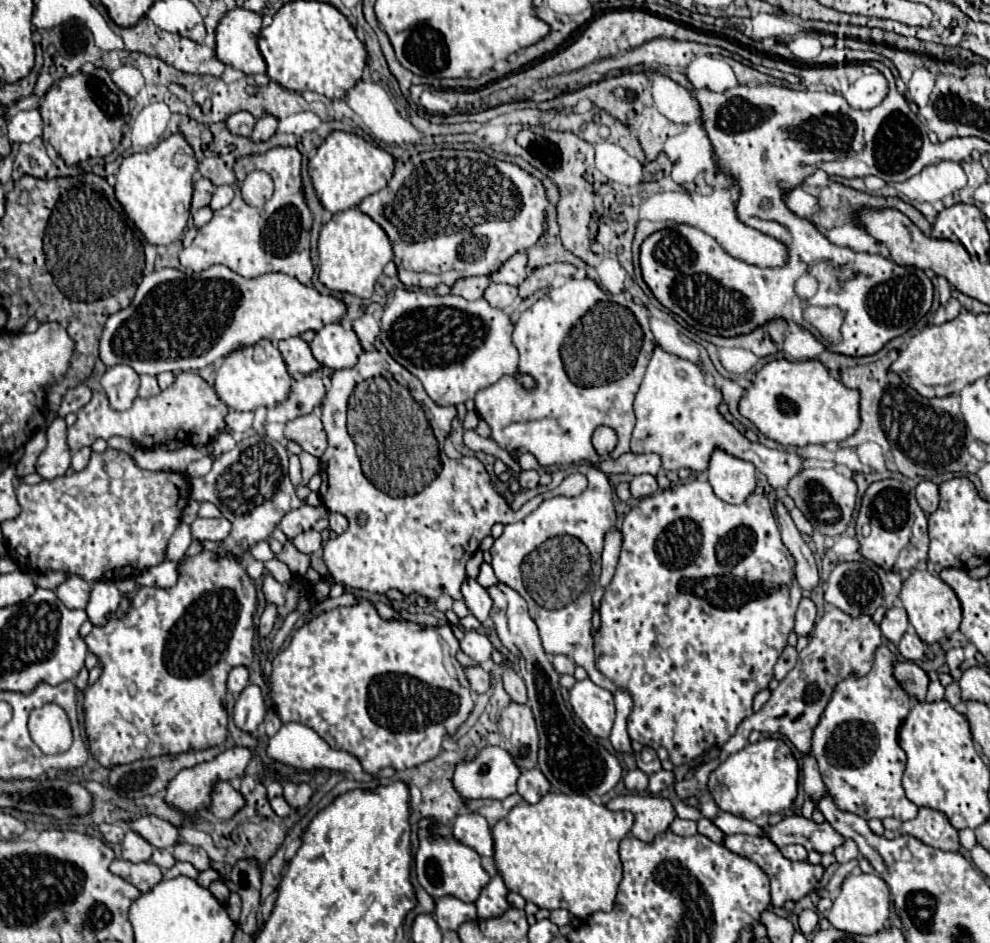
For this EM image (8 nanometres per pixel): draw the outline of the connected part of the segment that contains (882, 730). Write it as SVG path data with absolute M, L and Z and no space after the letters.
M881 645L876 649L874 665L868 675L856 677L852 673L844 681L840 681L834 687L834 693L824 709L824 717L820 717L812 735L812 755L818 761L818 769L828 789L828 795L834 799L838 809L854 813L866 821L874 817L876 819L894 817L900 821L908 821L908 819L914 819L918 813L918 807L906 799L902 789L906 753L898 745L898 731L910 711L908 709L910 699L894 679L892 663L894 663L894 655L888 651L886 645Z

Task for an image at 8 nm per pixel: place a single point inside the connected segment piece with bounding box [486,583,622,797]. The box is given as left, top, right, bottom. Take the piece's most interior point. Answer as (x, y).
(572, 761)

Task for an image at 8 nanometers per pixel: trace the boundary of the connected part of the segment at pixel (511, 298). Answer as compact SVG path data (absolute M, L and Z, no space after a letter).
M492 283L486 287L484 299L490 301L490 305L494 305L496 309L506 309L508 305L512 305L518 297L518 289L512 285L500 285L500 283Z

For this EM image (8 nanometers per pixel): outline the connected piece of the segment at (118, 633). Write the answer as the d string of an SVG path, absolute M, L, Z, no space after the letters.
M202 551L202 555L190 557L180 561L180 577L178 583L170 589L156 589L156 587L140 587L138 593L132 599L132 607L126 613L124 619L108 621L104 627L94 627L90 635L84 639L88 651L98 655L104 671L100 679L90 685L84 691L82 699L82 711L84 711L84 729L88 735L88 747L92 757L102 765L102 767L114 767L130 761L138 761L142 757L158 757L162 753L166 755L178 755L186 751L198 751L198 749L208 749L208 747L222 747L228 736L228 712L224 707L224 695L226 695L226 677L230 669L244 665L250 667L254 653L252 653L252 643L254 643L254 623L252 615L256 611L256 587L252 579L246 575L244 565L236 561L234 557L216 557L212 551Z

